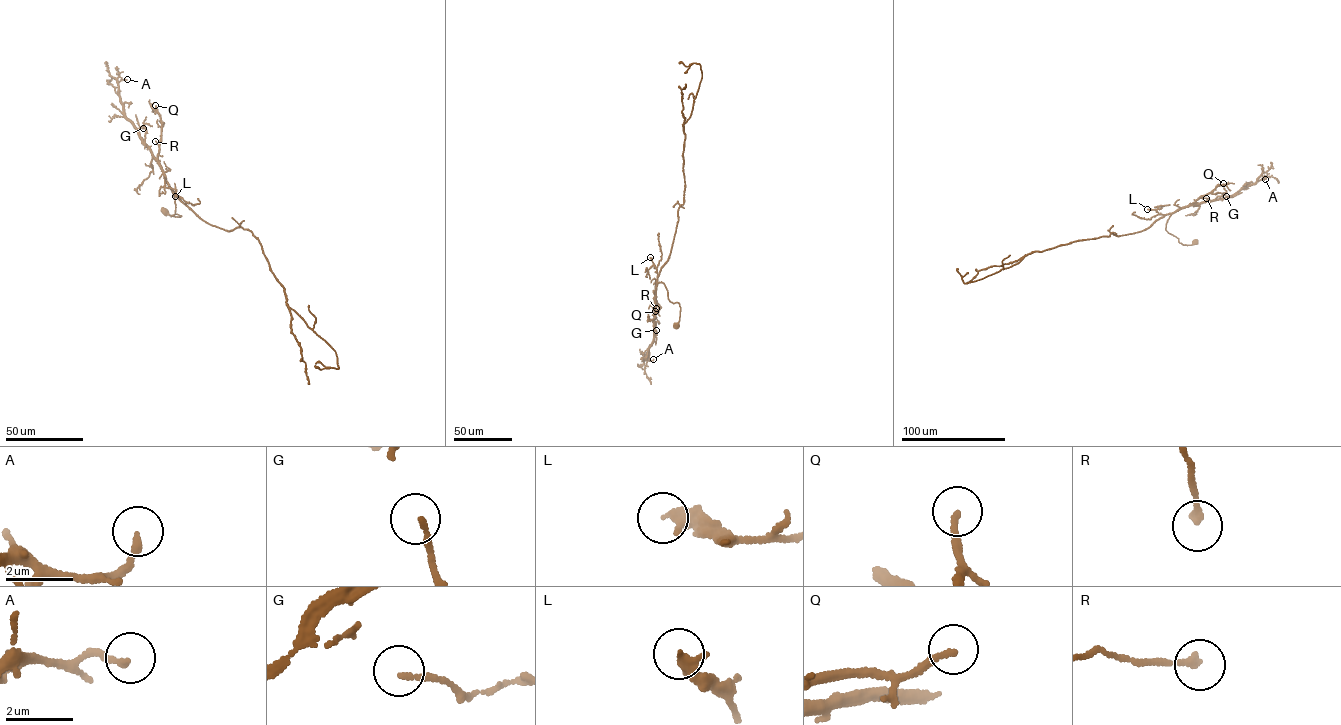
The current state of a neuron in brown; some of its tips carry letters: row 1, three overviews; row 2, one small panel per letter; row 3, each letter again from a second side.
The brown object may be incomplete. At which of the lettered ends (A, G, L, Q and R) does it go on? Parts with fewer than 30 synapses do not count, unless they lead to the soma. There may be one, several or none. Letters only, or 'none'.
none

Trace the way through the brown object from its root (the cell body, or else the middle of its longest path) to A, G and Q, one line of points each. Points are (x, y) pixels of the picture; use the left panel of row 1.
A: (165, 211), (181, 216), (171, 216), (175, 211), (171, 188), (154, 156), (124, 114), (117, 84), (127, 79)
G: (165, 211), (181, 216), (171, 216), (175, 211), (173, 194), (138, 134), (140, 127), (143, 128)
Q: (165, 211), (181, 216), (171, 216), (175, 211), (173, 194), (157, 158), (161, 125), (155, 105)

